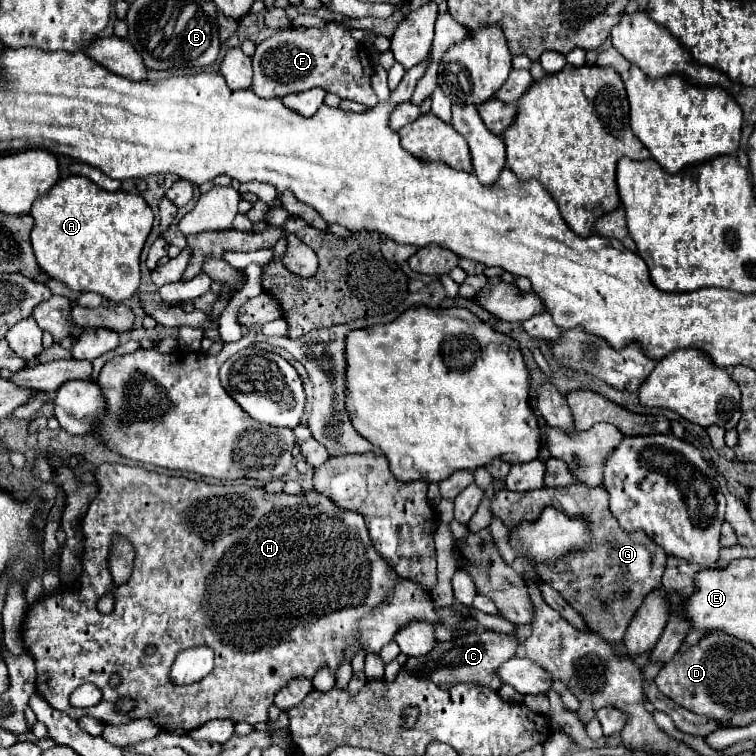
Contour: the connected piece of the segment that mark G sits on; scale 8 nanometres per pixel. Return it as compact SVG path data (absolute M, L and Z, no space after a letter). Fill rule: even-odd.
M583 483L563 489L537 489L527 493L513 493L513 491L499 491L491 497L491 511L495 517L499 517L505 527L515 527L515 523L523 521L535 521L539 513L545 507L555 507L559 511L565 511L571 517L587 517L591 519L591 545L587 551L577 551L567 555L563 561L555 565L539 565L535 567L539 577L551 585L555 591L561 593L561 597L575 607L585 617L585 623L589 623L591 629L595 629L599 635L603 635L607 641L621 643L625 629L653 589L661 587L661 575L665 571L665 551L651 543L641 533L627 533L623 531L615 517L609 511L609 497L603 487L587 487Z

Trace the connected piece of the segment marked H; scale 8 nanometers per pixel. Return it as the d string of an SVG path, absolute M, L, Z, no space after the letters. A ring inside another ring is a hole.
M103 463L95 469L95 481L97 481L99 491L97 491L97 497L89 505L89 511L83 519L83 535L85 535L83 577L79 579L79 583L75 587L59 587L59 591L55 595L41 597L35 605L29 607L25 621L23 621L23 641L25 641L29 655L35 659L35 665L37 665L37 693L51 707L67 713L73 719L89 715L89 717L99 719L105 725L123 725L123 723L129 723L133 719L147 717L147 719L155 721L155 725L159 725L161 731L169 731L175 735L185 735L185 733L201 727L203 723L207 723L211 719L229 719L233 723L245 721L245 723L257 725L257 723L269 721L269 707L273 705L275 695L291 679L299 679L299 677L313 679L315 673L319 673L319 669L323 669L323 667L327 667L331 673L337 673L341 663L351 661L357 651L363 651L365 655L379 653L381 647L387 641L391 641L397 635L397 631L401 631L411 621L421 619L421 621L435 623L435 625L441 623L449 631L459 631L465 625L465 621L473 619L467 615L461 617L459 611L455 611L455 605L437 607L431 593L425 591L423 587L419 587L419 583L411 583L409 579L401 579L399 575L395 575L395 571L391 571L387 561L373 549L373 543L369 539L363 517L353 513L353 511L345 511L345 509L337 507L329 497L325 497L317 491L309 491L309 493L301 493L301 495L287 495L287 493L273 493L271 495L271 493L265 493L261 487L251 487L251 485L211 485L211 483L195 481L195 479L187 479L187 477L171 477L171 475L161 475L155 471L141 469L141 467L111 465L111 463ZM115 537L127 537L135 549L133 571L131 571L129 581L123 585L115 585L113 575L109 571L109 551L111 551ZM107 593L113 595L115 607L109 615L103 615L101 611L97 611L95 605ZM147 645L157 647L157 651L151 657L145 655ZM197 645L207 645L215 651L215 669L197 683L175 685L169 677L169 671L171 671L175 657L183 649L197 647ZM111 673L121 675L121 685L117 685L117 687L109 685ZM83 683L93 683L101 689L103 697L97 705L81 709L81 707L73 707L69 703L69 695ZM125 697L135 701L135 707L129 713L119 713L117 701L125 699Z

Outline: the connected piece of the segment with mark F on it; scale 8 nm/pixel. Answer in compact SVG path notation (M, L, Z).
M327 23L323 29L283 29L261 41L253 53L253 85L259 97L285 97L313 87L323 87L341 99L351 99L367 107L377 105L371 89L371 59L367 49L357 43L343 27Z

